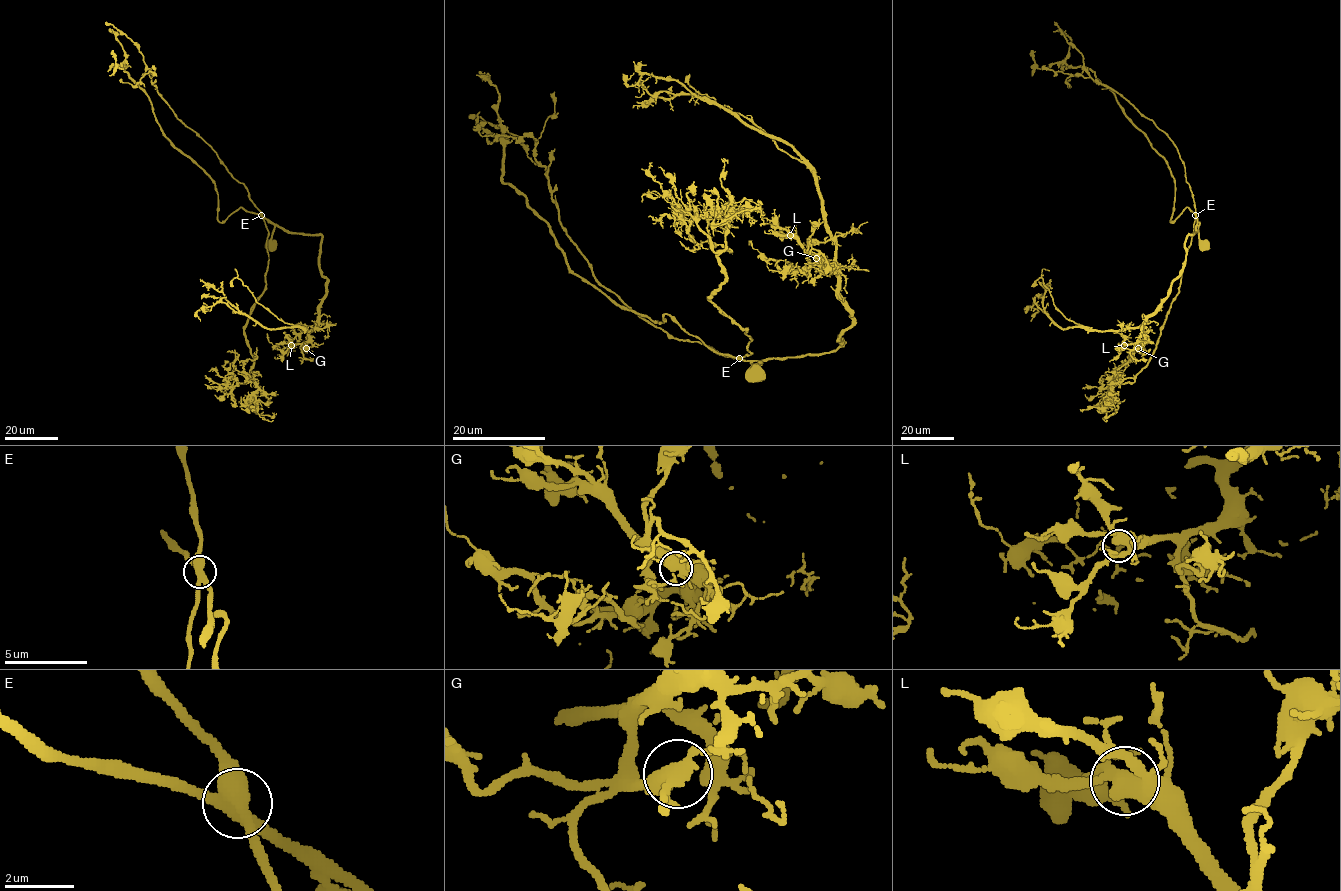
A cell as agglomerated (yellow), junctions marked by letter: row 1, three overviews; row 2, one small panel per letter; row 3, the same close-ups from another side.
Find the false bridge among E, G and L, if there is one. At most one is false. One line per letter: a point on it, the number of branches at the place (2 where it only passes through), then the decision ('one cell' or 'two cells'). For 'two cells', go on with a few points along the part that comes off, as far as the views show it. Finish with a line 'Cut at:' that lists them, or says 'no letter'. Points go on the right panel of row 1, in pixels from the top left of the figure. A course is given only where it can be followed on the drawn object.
E: (1195, 215) | 4 | two cells | (1195, 215), (1183, 162), (1173, 142), (1152, 120), (1090, 76), (1085, 69), (1083, 56), (1066, 41), (1054, 21)
G: (1138, 348) | 4 | one cell
L: (1124, 345) | 4 | one cell
Cut at: E

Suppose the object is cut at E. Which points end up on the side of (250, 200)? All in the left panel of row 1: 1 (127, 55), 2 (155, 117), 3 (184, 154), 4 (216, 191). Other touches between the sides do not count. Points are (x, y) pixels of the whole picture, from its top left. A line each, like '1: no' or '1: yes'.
1: no
2: no
3: no
4: no

